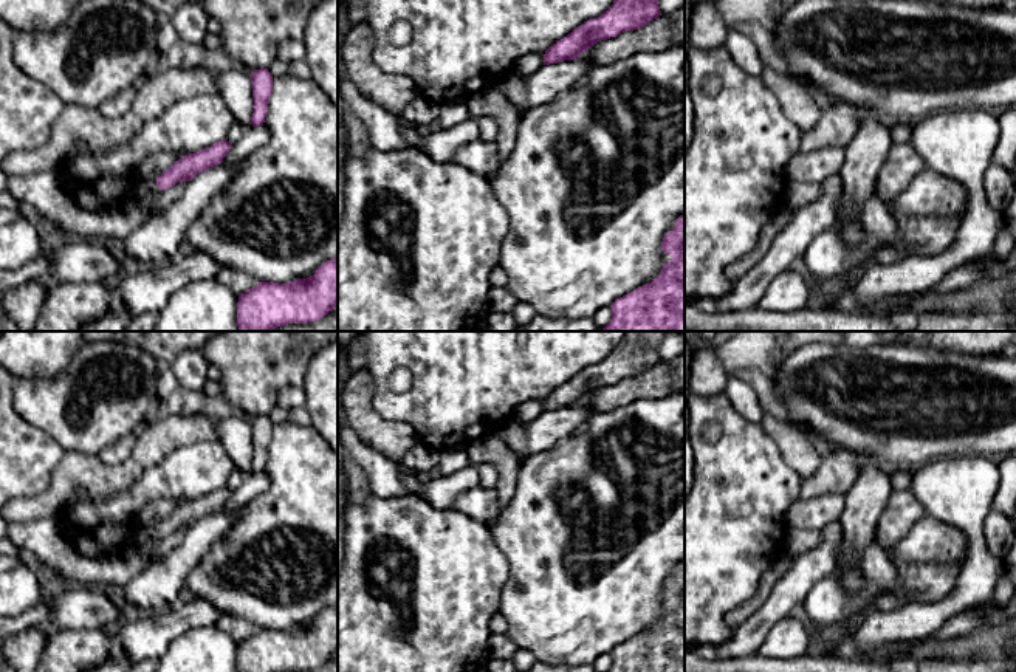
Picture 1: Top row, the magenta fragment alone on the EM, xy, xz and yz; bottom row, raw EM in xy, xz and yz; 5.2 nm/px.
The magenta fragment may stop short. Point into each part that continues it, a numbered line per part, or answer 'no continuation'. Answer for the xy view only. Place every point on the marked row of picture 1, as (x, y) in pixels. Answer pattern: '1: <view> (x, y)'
1: xy (144, 192)

